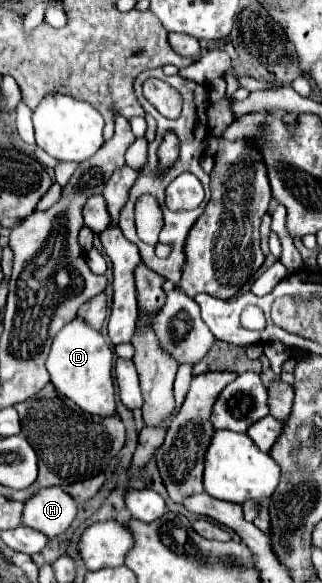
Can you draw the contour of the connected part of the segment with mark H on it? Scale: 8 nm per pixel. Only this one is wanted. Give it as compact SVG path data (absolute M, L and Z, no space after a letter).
M47 487L25 503L23 523L53 539L69 529L75 515L75 499L67 495L61 487Z

